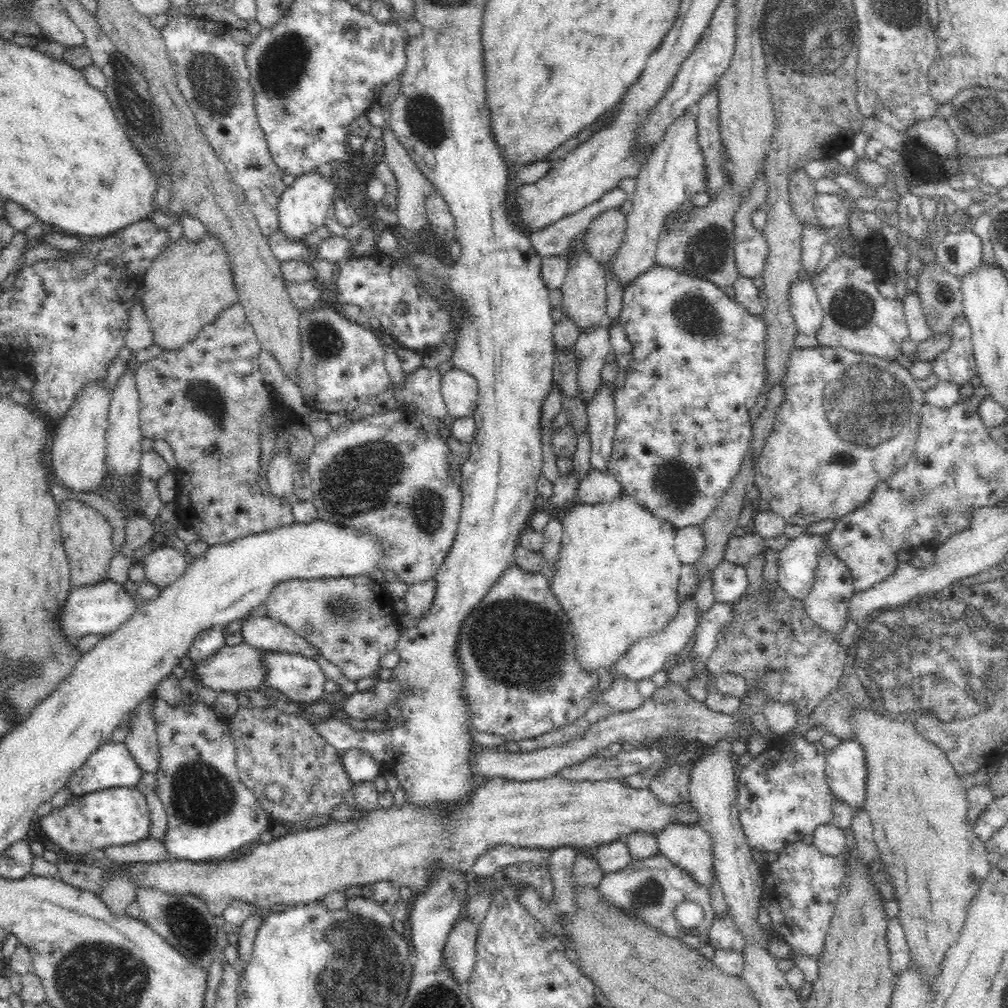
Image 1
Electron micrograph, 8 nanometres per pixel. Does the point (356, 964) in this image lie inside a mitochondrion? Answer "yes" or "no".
yes

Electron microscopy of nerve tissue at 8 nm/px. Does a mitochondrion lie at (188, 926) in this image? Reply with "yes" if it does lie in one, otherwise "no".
yes

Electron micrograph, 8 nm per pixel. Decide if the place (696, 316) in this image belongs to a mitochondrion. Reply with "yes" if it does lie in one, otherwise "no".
yes

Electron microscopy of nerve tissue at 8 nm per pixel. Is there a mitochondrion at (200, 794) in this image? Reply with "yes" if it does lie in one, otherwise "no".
yes

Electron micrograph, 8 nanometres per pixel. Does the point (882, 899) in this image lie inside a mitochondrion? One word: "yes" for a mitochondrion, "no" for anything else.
no

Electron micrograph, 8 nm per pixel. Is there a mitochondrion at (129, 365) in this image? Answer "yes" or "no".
no

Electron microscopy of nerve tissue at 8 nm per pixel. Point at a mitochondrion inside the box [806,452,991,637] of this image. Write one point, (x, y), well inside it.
(915, 497)

